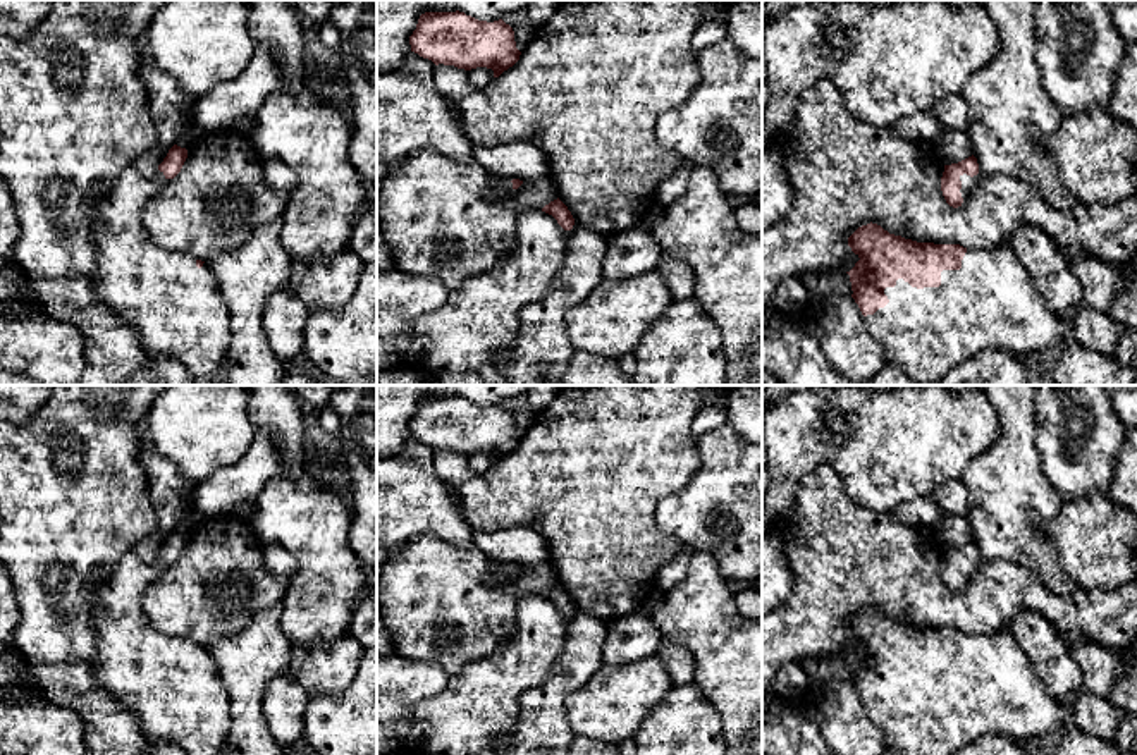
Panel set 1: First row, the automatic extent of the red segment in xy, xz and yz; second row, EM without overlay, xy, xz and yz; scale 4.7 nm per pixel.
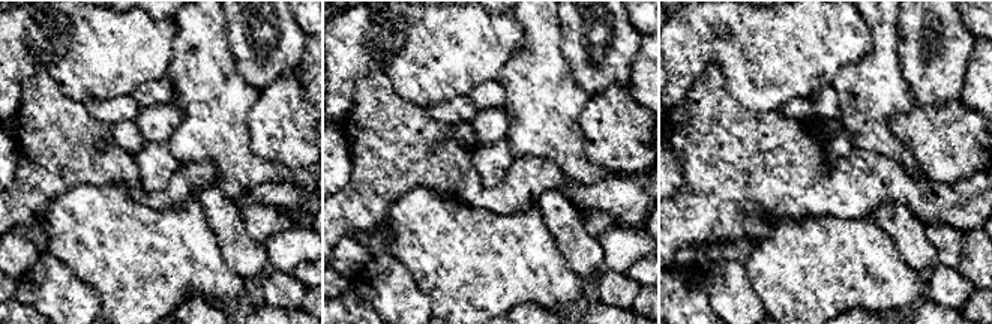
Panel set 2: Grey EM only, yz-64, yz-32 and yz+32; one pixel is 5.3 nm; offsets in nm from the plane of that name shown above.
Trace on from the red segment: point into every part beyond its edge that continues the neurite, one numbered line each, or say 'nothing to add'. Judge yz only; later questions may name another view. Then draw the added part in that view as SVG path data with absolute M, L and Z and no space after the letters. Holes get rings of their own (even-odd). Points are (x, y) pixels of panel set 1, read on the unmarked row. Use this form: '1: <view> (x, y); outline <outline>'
1: yz (989, 688); outline M1010 628L967 635L960 655L943 655L939 672L912 672L903 664L886 672L889 688L867 700L869 717L882 729L888 748L900 755L953 755L984 736L1039 740L1063 724L1063 705L1037 679Z

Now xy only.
1: xy (176, 693); outline M127 552L114 566L108 578L98 585L91 628L95 633L95 683L105 690L117 705L129 710L141 726L143 734L151 741L169 741L186 755L220 755L230 729L230 709L217 666L205 647L196 652L196 643L157 631L143 609L148 586L165 568L163 557L155 562L143 562L134 552Z

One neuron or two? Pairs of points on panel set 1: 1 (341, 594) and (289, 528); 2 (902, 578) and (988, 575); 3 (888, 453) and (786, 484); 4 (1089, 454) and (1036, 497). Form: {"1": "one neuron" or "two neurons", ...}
{"1": "one neuron", "2": "one neuron", "3": "one neuron", "4": "two neurons"}

